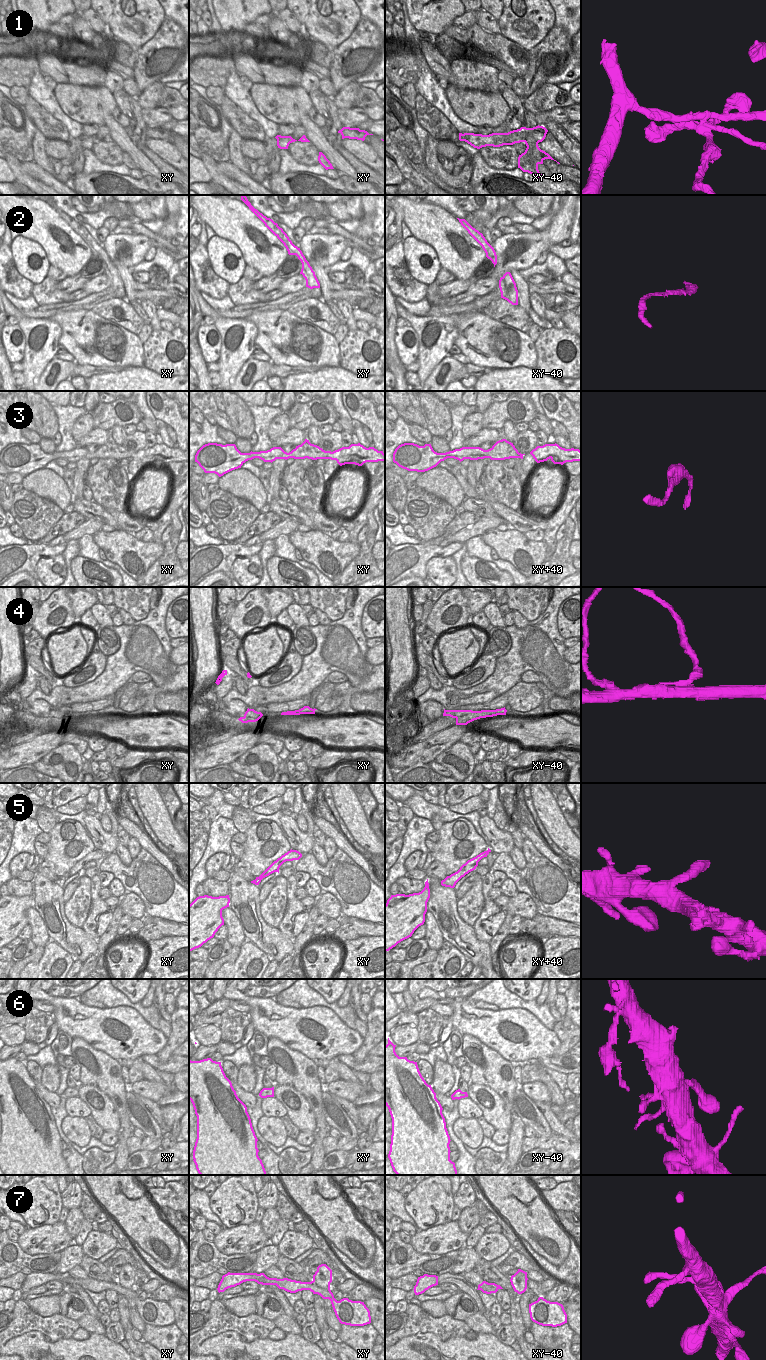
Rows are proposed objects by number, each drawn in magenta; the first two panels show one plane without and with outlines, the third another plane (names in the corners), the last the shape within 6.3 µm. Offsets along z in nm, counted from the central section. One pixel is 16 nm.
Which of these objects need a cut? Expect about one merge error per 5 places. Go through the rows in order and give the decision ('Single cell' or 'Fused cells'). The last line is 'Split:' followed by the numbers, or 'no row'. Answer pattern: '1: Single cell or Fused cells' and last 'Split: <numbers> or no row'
1: Fused cells
2: Single cell
3: Single cell
4: Fused cells
5: Single cell
6: Single cell
7: Single cell
Split: 1, 4

